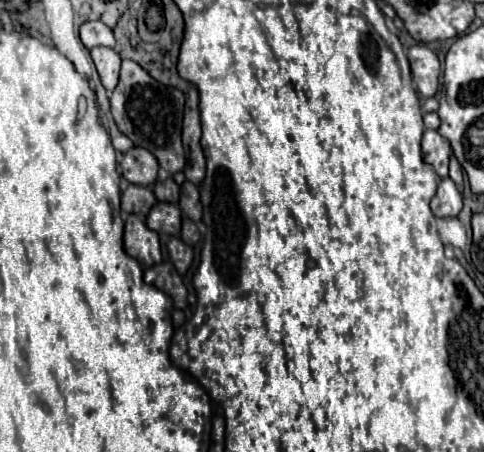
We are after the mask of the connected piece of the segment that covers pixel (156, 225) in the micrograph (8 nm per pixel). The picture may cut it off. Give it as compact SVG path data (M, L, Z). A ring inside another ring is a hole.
M157 202L151 212L147 214L147 226L159 234L179 236L181 228L181 210L175 204Z

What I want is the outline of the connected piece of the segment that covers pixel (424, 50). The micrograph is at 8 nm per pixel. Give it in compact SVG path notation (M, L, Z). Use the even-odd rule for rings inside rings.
M415 44L409 48L409 62L411 62L413 82L419 86L421 96L425 98L435 96L439 88L439 70L441 70L435 52L423 44Z

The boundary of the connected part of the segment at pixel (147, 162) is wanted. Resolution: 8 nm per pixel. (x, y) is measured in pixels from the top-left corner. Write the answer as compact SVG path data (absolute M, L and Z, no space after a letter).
M131 148L123 154L121 160L121 172L123 178L127 178L131 184L139 186L151 186L157 180L159 164L151 152L145 148Z

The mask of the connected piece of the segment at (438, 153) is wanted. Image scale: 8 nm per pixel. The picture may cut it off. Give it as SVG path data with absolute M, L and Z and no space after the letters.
M425 130L421 148L423 148L425 162L433 164L439 178L445 178L447 168L449 168L449 158L453 154L453 148L451 148L449 140L445 140L437 130Z

